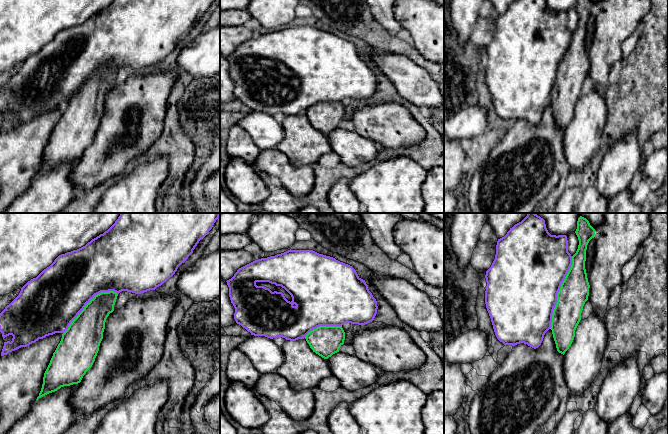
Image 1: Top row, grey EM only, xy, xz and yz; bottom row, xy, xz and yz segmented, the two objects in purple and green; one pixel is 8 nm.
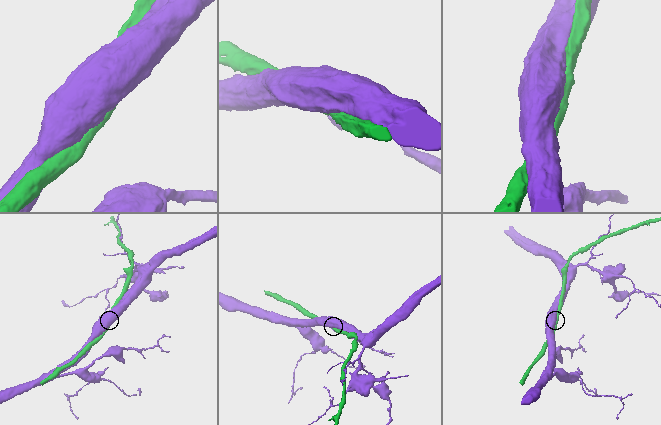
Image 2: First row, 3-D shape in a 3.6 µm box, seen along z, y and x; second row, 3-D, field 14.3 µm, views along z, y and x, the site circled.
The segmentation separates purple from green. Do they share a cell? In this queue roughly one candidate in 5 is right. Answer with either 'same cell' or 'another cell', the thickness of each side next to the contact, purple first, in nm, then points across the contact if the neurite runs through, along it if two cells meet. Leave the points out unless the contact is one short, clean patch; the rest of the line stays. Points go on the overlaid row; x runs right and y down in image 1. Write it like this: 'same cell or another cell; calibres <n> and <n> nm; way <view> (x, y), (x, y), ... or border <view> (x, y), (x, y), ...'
another cell; calibres 500 and 240 nm

